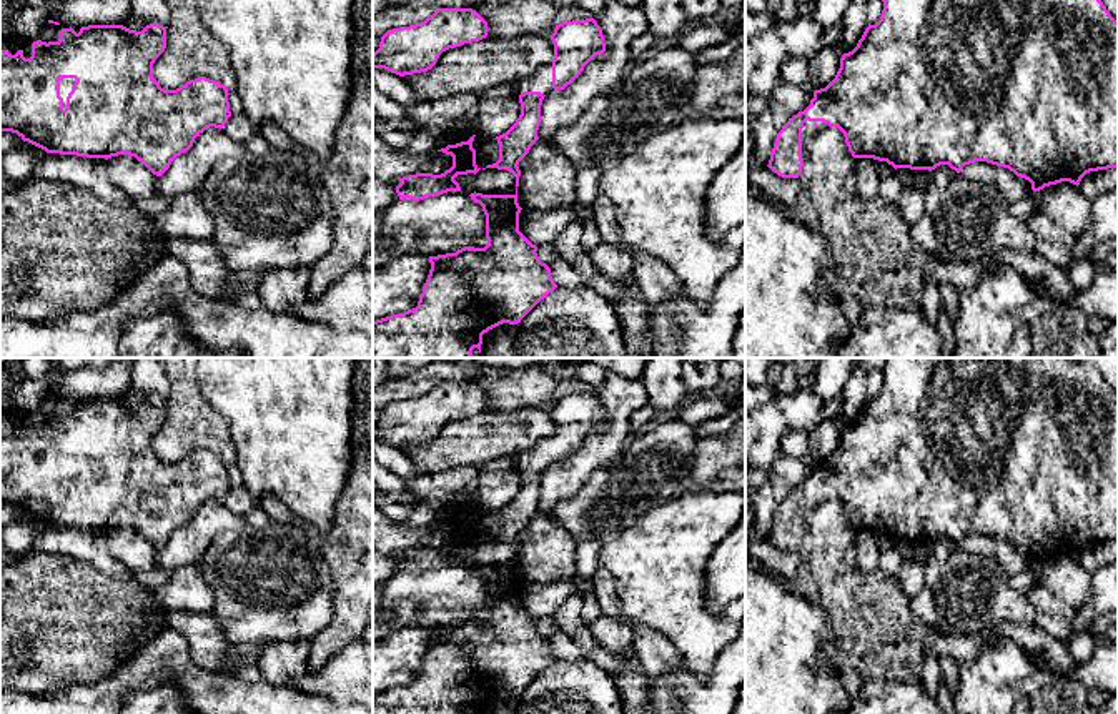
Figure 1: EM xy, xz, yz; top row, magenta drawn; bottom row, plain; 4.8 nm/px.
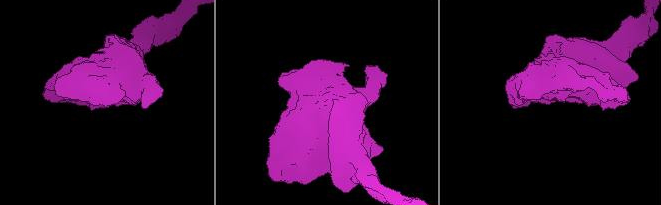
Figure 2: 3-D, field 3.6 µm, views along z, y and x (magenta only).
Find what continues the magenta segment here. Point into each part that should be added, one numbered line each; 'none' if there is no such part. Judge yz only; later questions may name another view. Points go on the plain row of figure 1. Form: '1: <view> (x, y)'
1: yz (809, 505)

